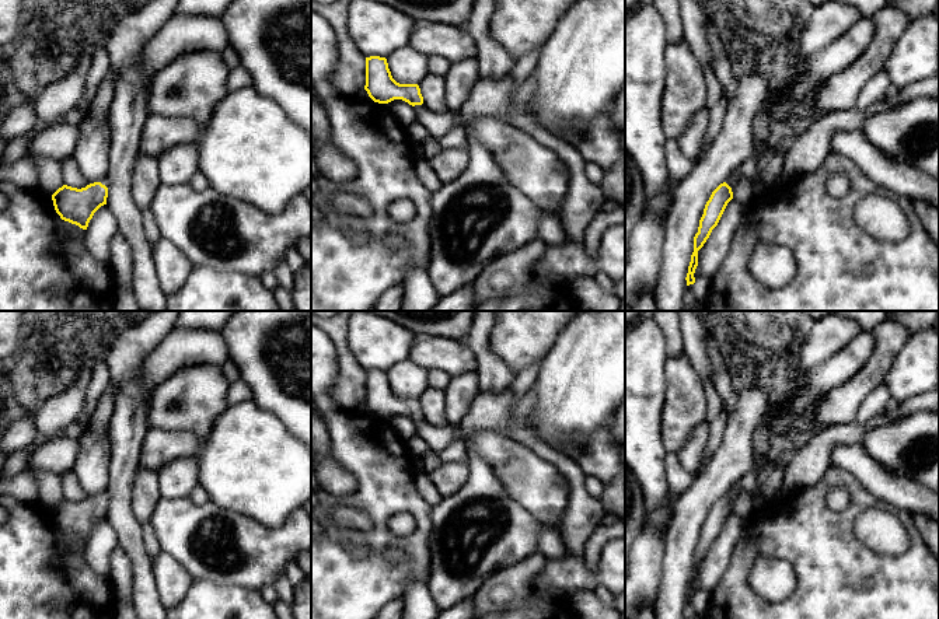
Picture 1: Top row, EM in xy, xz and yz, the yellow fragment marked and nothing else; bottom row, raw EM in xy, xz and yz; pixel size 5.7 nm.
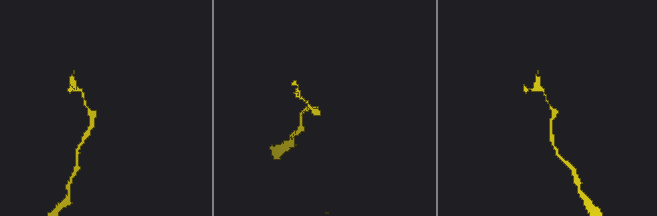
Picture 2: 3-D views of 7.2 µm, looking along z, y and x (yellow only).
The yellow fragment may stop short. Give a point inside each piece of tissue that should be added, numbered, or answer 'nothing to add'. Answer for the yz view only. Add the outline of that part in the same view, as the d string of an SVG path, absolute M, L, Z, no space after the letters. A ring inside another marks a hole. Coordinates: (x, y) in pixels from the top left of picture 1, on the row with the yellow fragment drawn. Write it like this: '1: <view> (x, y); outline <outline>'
1: yz (736, 175); outline M736 169L732 172L732 175L725 181L733 190L733 188L736 186L736 183L744 178L744 174L741 172L741 169Z

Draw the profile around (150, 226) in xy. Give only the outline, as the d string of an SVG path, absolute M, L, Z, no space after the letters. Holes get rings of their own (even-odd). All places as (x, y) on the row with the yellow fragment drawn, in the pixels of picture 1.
M150 207L143 211L143 228L144 228L147 241L153 248L160 238L160 231L158 231L156 217Z

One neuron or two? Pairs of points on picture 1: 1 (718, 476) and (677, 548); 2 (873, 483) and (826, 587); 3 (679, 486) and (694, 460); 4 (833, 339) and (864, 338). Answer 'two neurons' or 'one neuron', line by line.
1: one neuron
2: two neurons
3: two neurons
4: two neurons

